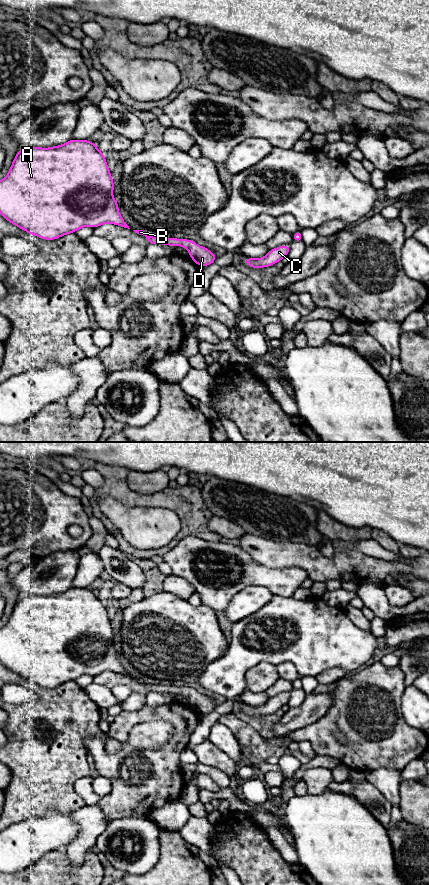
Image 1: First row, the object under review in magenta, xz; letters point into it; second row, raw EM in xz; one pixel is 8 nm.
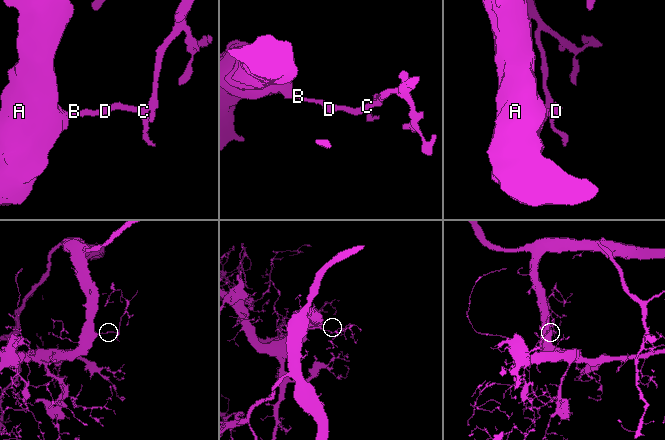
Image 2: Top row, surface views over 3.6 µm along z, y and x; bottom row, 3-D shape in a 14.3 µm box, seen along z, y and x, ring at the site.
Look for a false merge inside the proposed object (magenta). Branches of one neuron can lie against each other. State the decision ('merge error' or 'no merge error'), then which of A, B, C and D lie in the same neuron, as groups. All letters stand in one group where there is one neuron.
no merge error | A B C D

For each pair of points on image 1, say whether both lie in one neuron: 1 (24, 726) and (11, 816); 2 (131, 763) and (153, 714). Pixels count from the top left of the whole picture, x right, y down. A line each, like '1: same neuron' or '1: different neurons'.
1: same neuron
2: same neuron

